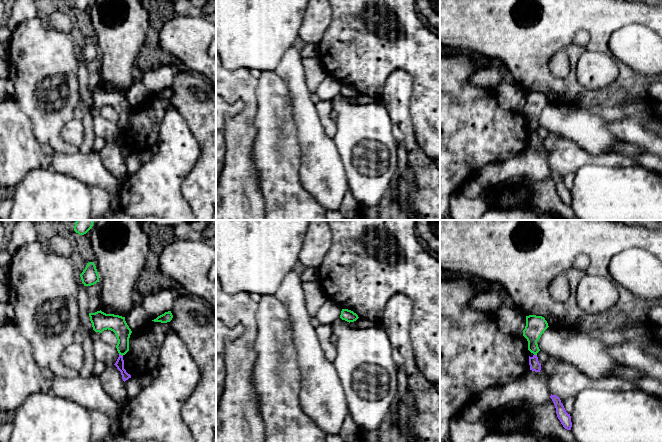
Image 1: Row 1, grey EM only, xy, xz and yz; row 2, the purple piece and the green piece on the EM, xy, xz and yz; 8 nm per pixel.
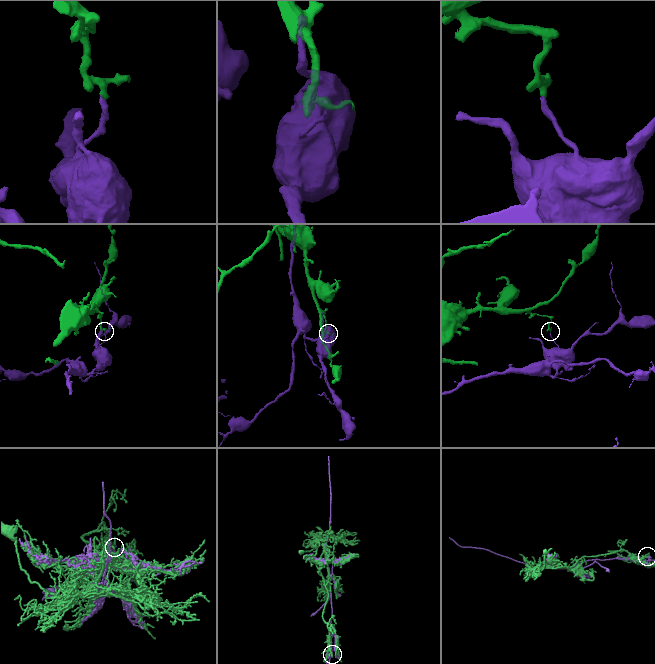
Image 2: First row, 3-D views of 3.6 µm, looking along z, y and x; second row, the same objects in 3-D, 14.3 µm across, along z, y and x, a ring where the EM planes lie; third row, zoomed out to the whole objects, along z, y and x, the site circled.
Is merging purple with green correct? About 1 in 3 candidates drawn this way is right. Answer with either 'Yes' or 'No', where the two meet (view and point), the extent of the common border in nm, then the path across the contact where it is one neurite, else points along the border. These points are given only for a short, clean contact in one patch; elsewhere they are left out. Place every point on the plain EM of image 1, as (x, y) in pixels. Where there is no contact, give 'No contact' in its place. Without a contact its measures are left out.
No. Touches purple at xy (121, 131). Shared border 40 nm. Boundary: xy (119, 129), (122, 132)

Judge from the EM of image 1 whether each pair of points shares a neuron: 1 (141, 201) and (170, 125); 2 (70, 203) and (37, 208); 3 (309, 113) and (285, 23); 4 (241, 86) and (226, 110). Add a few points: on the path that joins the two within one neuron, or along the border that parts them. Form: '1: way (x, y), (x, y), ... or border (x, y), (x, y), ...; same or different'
1: way (158, 182), (170, 165), (170, 144); same
2: way (62, 204), (57, 208), (45, 208); same
3: border (298, 42), (294, 43), (284, 53), (278, 65); different
4: border (226, 102), (234, 108); different

